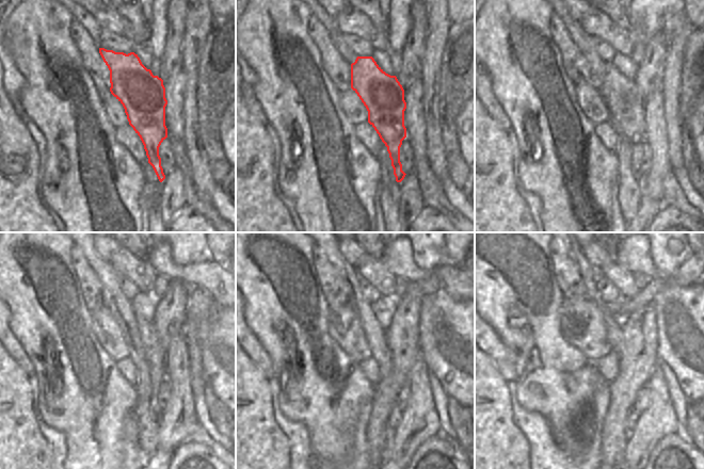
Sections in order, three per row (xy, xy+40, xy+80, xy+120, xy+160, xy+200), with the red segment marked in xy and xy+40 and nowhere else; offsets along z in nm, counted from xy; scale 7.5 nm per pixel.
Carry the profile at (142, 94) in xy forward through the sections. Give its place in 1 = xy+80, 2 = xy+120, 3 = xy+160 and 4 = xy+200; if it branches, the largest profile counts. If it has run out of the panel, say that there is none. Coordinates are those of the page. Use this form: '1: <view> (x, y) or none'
1: xy+80 (626, 108)
2: xy+120 (156, 353)
3: xy+160 (395, 418)
4: xy+200 (633, 417)

